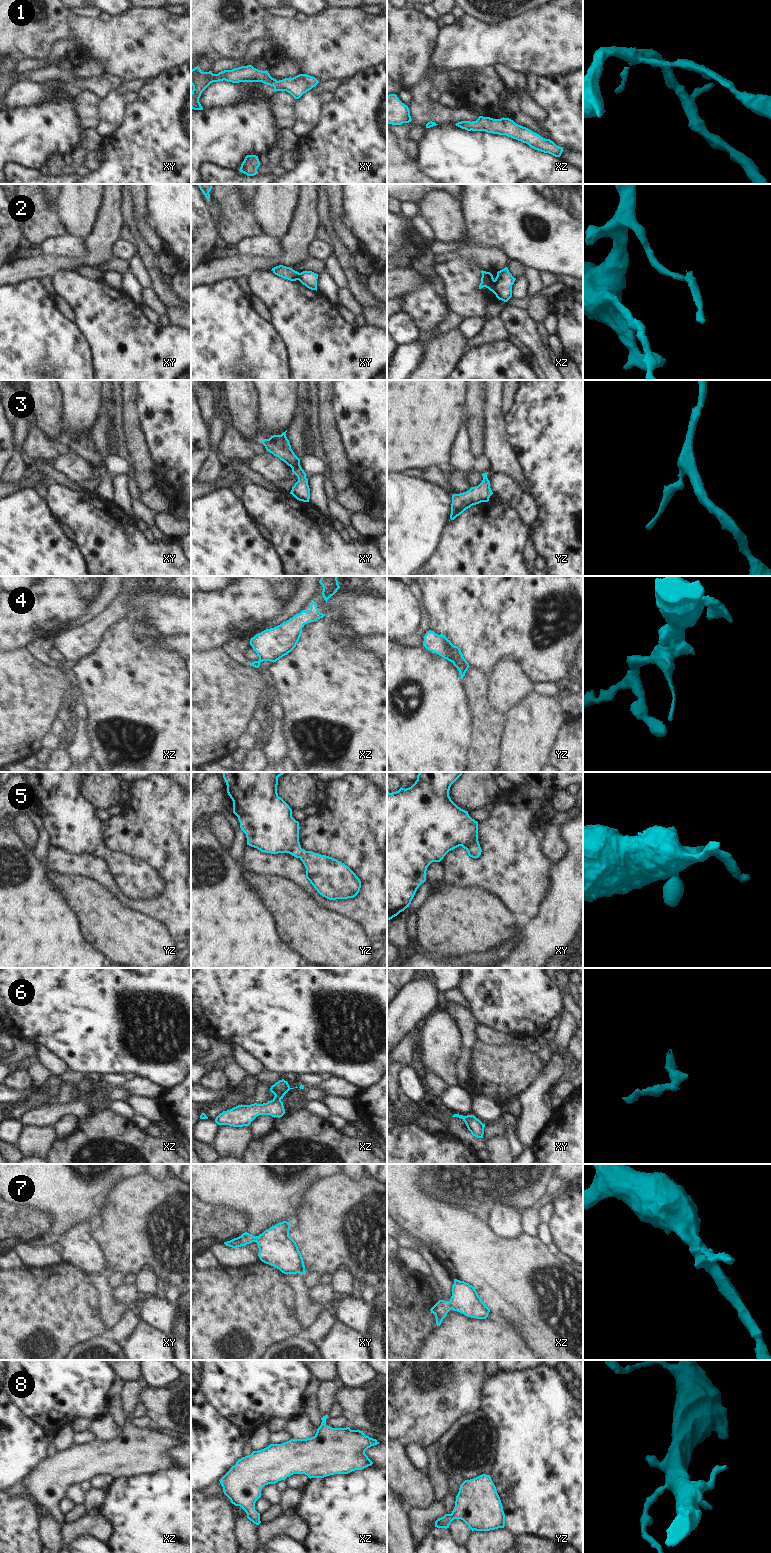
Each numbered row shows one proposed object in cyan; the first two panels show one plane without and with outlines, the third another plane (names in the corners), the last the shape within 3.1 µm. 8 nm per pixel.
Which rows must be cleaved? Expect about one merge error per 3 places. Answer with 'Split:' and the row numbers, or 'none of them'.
Split: 2

